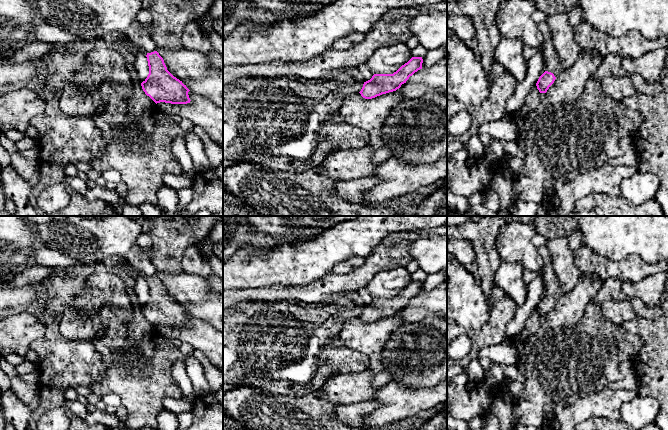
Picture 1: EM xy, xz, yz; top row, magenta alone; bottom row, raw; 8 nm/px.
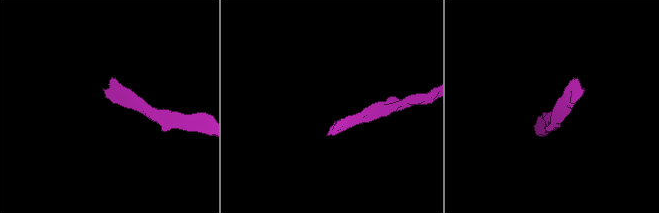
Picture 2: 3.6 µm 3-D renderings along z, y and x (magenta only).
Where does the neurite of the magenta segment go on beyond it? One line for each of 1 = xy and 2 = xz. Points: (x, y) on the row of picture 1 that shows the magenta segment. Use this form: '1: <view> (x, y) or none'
1: none
2: none

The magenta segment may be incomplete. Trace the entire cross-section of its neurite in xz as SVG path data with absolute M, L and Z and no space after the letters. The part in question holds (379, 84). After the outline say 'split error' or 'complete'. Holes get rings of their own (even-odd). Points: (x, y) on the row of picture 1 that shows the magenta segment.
M412 57L393 74L374 74L370 80L364 82L359 93L365 99L372 99L396 91L410 76L422 69L422 63L422 57Z | complete

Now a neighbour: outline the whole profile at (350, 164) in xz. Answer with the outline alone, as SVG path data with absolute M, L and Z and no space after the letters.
M366 145L334 151L326 156L317 169L333 180L353 181L374 176L377 165L372 159L373 149Z

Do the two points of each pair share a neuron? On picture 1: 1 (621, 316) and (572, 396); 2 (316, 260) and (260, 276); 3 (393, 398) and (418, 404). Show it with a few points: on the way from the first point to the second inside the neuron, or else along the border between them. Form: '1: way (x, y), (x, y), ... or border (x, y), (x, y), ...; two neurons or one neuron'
1: border (601, 306), (603, 315), (617, 325); two neurons
2: way (302, 263), (274, 267); one neuron
3: way (399, 402), (412, 402); one neuron

